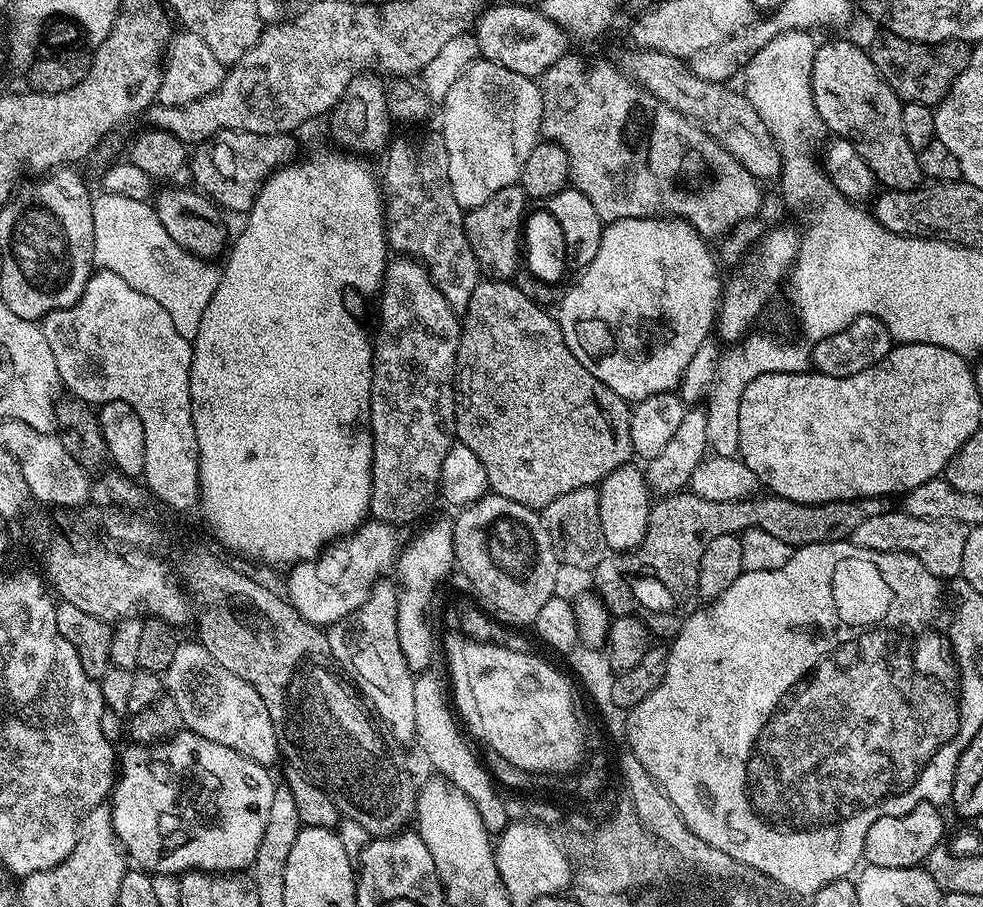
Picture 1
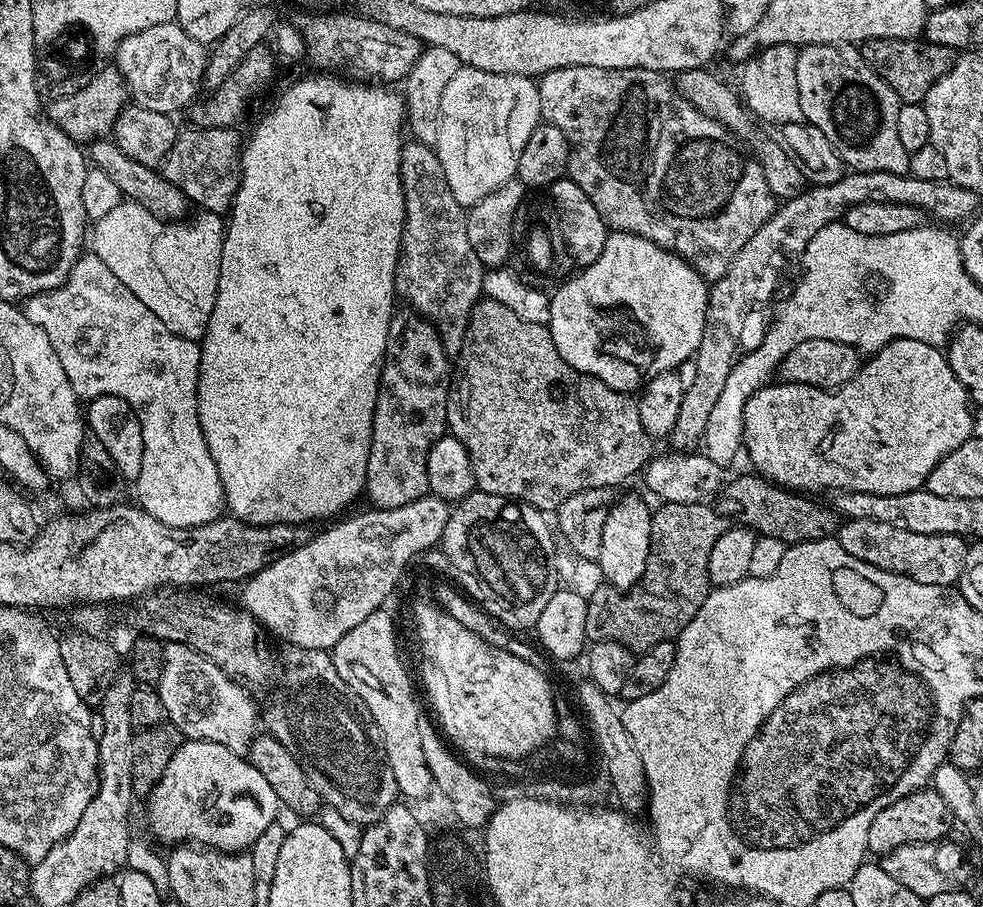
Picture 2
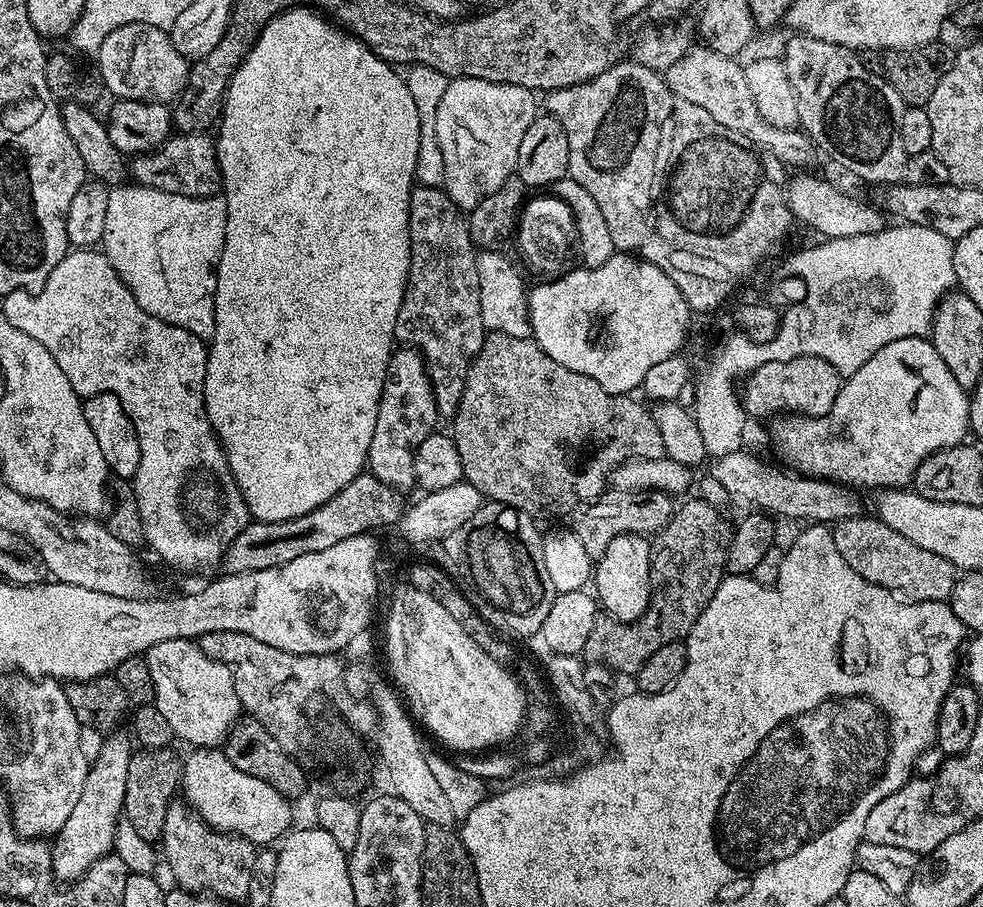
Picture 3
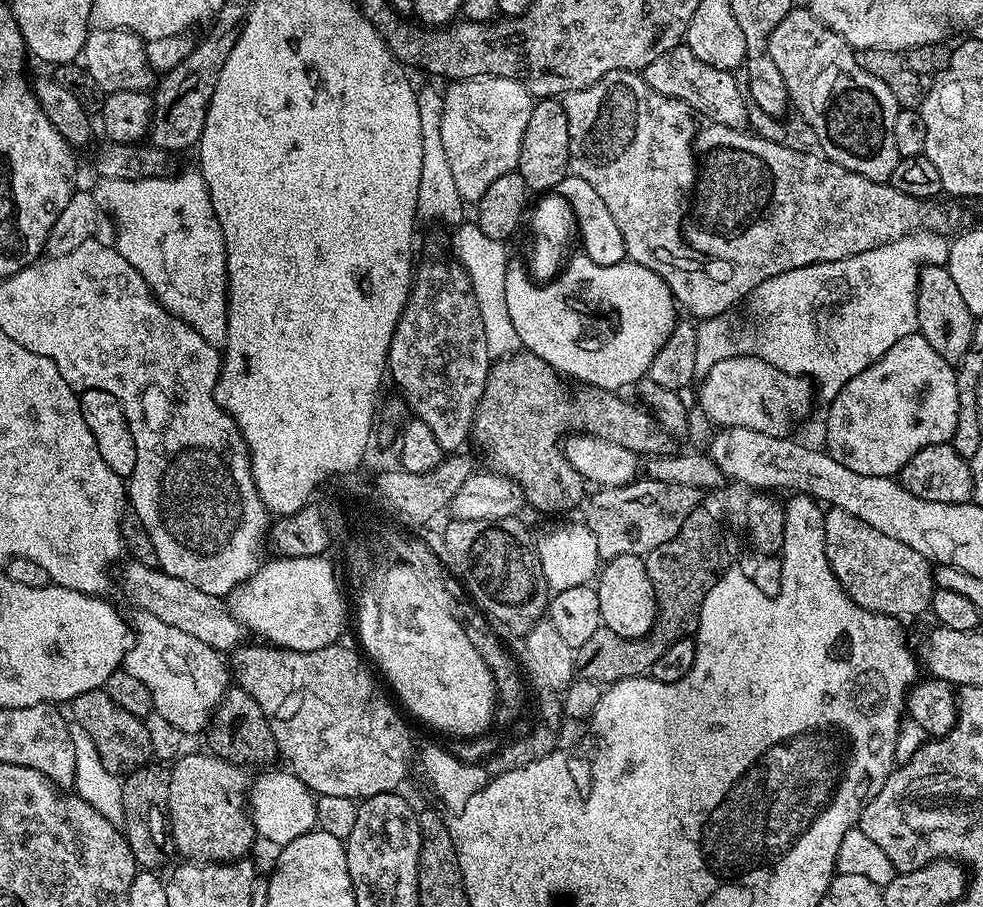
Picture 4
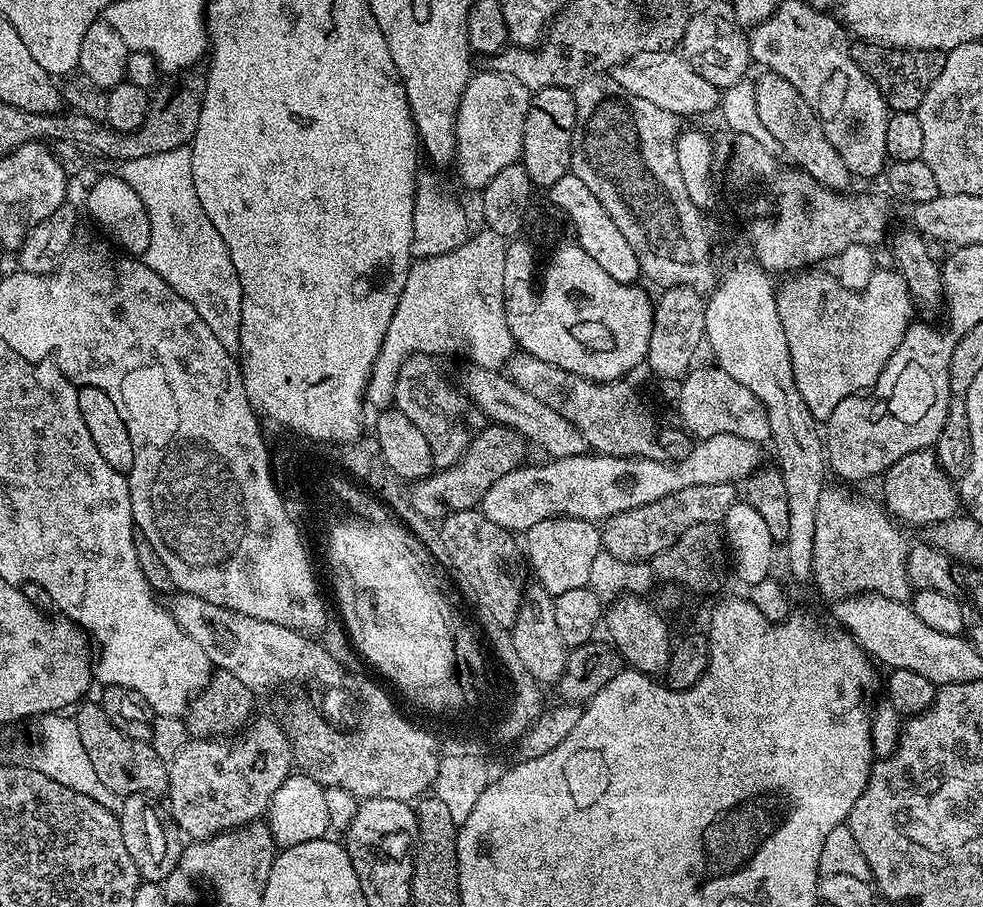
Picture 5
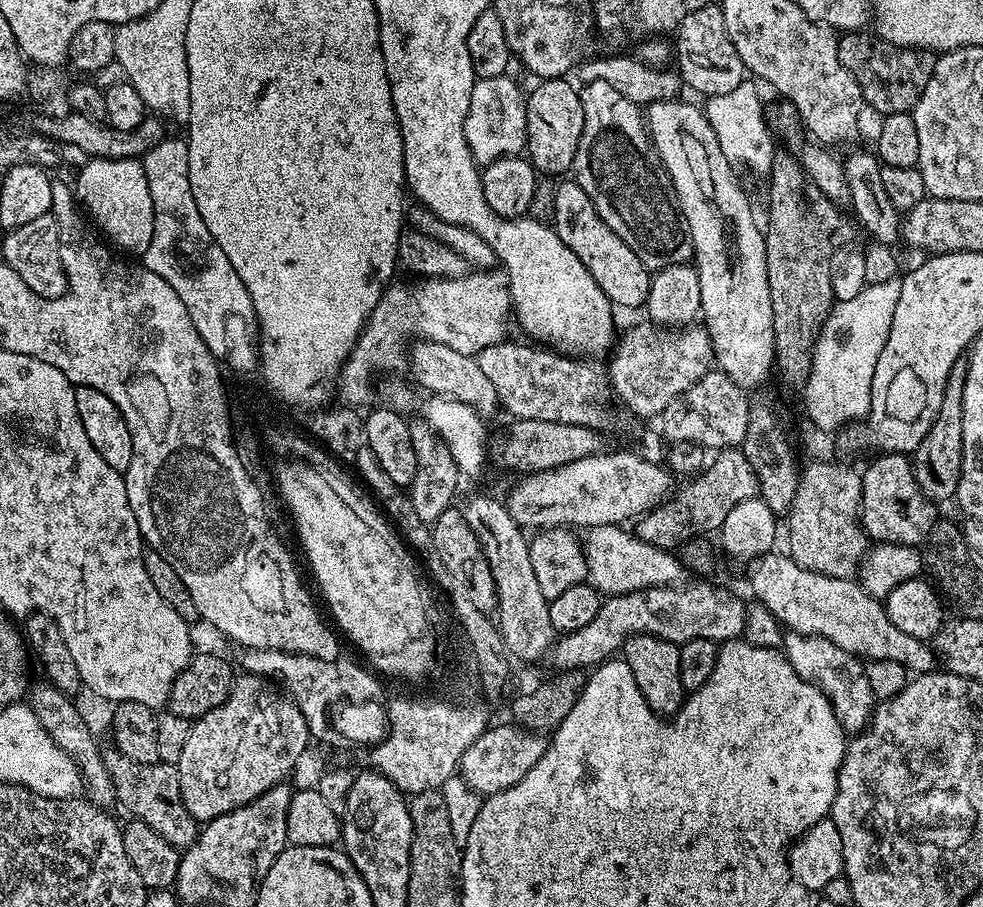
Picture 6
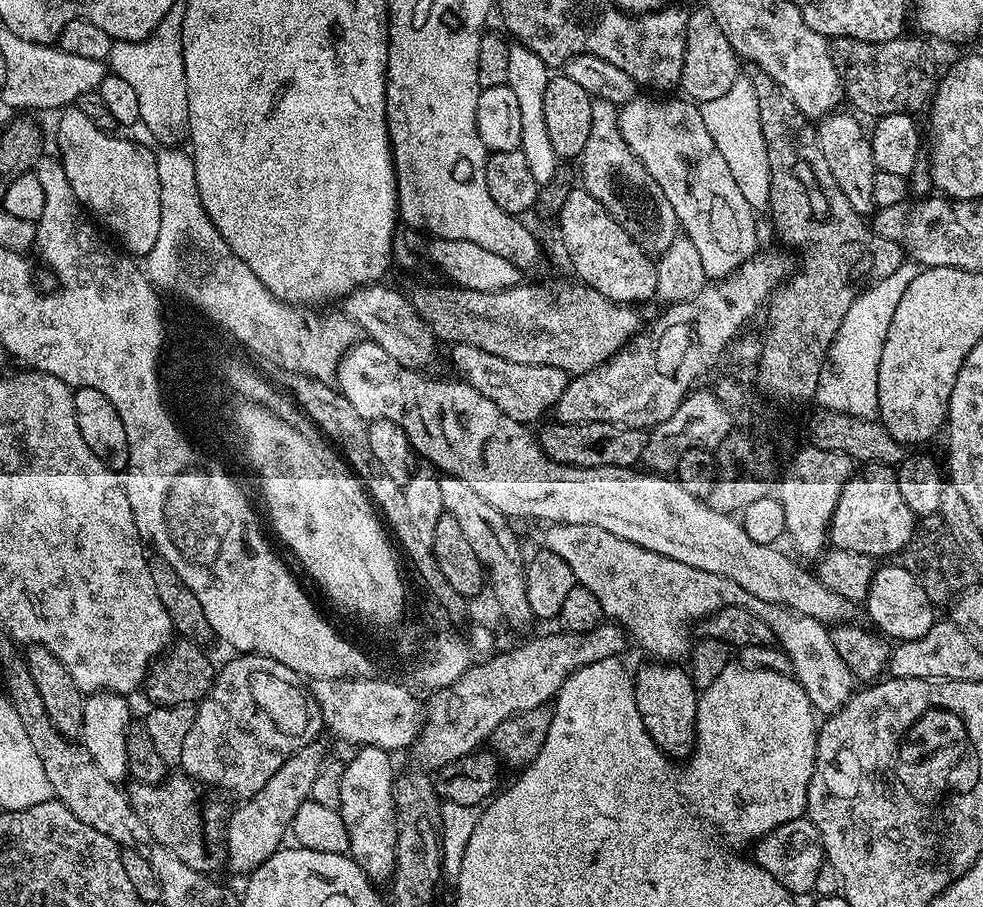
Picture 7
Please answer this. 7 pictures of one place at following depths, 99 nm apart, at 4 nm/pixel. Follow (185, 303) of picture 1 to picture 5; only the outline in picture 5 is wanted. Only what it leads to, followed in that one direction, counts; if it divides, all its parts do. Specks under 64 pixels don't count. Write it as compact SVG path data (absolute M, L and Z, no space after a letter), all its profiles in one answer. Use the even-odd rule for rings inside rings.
M152 208L149 218L150 242L142 255L144 263L161 276L175 292L182 294L194 310L210 326L214 338L226 346L226 350L236 354L240 351L240 323L242 322L242 286L238 282L238 270L230 258L222 234L214 230L210 218L200 216L196 208ZM168 220L180 220L180 228L172 228Z

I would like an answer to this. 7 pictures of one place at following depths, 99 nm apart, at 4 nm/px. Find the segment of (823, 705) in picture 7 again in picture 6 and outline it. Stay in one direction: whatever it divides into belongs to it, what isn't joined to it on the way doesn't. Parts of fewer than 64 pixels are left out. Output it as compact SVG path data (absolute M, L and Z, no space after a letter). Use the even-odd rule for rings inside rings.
M603 524L597 528L587 529L585 536L588 537L583 537L582 545L586 566L588 567L587 579L592 587L605 597L610 597L627 592L637 592L643 588L662 588L675 585L679 581L676 579L679 578L680 572L682 573L681 561L669 549L655 548L654 545L641 540L635 531L628 529L627 532L626 529L627 527L619 524ZM789 631L784 635L782 651L804 681L810 681L827 694L845 733L853 736L867 728L877 699L866 679L864 664L857 657L835 646L829 639Z

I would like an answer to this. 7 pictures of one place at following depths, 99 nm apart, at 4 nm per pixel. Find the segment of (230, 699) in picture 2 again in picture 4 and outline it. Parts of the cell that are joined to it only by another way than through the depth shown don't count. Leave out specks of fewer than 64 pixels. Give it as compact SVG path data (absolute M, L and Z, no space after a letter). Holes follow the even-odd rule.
M137 611L135 615L134 639L126 657L127 672L134 674L134 678L141 680L146 690L150 690L152 707L155 712L162 714L162 718L166 718L166 722L178 726L178 730L185 734L203 733L212 719L212 713L220 705L220 699L230 687L230 668L225 657L206 646L206 642L198 642L198 638L182 634L182 630L174 626L166 626L166 622L162 622L162 618L154 618L154 614Z

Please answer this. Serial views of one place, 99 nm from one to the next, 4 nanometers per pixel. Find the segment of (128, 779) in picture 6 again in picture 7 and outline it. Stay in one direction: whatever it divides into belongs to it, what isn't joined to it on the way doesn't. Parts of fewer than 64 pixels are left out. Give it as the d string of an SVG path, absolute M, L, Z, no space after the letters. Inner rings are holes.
M172 774L161 784L132 782L129 785L126 788L128 802L134 814L142 818L146 830L150 830L153 840L199 872L216 874L220 867L225 867L226 836L222 831L222 816L220 820L219 814L206 801L200 800L201 789L191 776Z

